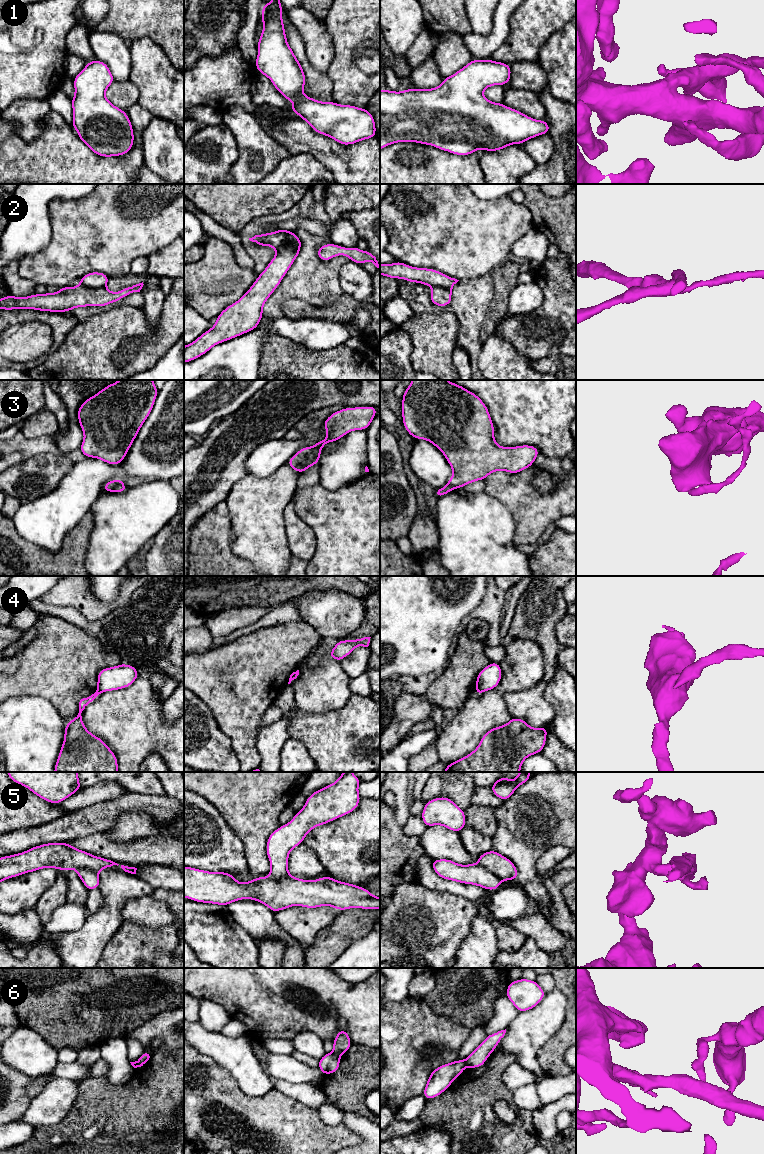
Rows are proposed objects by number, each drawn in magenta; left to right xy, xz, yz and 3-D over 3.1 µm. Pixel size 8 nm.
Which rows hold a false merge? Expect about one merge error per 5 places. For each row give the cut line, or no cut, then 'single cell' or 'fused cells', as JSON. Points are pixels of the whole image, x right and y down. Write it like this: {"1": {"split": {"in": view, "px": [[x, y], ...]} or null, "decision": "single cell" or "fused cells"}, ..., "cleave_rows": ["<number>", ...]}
{"1": {"split": null, "decision": "single cell"}, "2": {"split": {"in": "xz", "px": [[298, 238], [289, 243], [284, 243], [276, 250]]}, "decision": "fused cells"}, "3": {"split": null, "decision": "single cell"}, "4": {"split": {"in": "xy", "px": [[97, 689], [100, 692]]}, "decision": "fused cells"}, "5": {"split": {"in": "yz", "px": [[479, 862], [501, 880]]}, "decision": "fused cells"}, "6": {"split": {"in": "xz", "px": [[333, 1052], [339, 1057]]}, "decision": "fused cells"}, "cleave_rows": ["2", "4", "5", "6"]}

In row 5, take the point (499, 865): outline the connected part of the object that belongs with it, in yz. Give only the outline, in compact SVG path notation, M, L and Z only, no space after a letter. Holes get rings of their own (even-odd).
M493 849L480 854L478 859L482 867L496 875L501 881L517 880L518 870L514 863Z

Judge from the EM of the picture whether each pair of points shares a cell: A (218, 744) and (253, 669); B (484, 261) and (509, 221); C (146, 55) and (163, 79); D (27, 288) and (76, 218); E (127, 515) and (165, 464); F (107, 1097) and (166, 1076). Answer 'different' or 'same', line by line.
A: different
B: same
C: same
D: different
E: same
F: same

